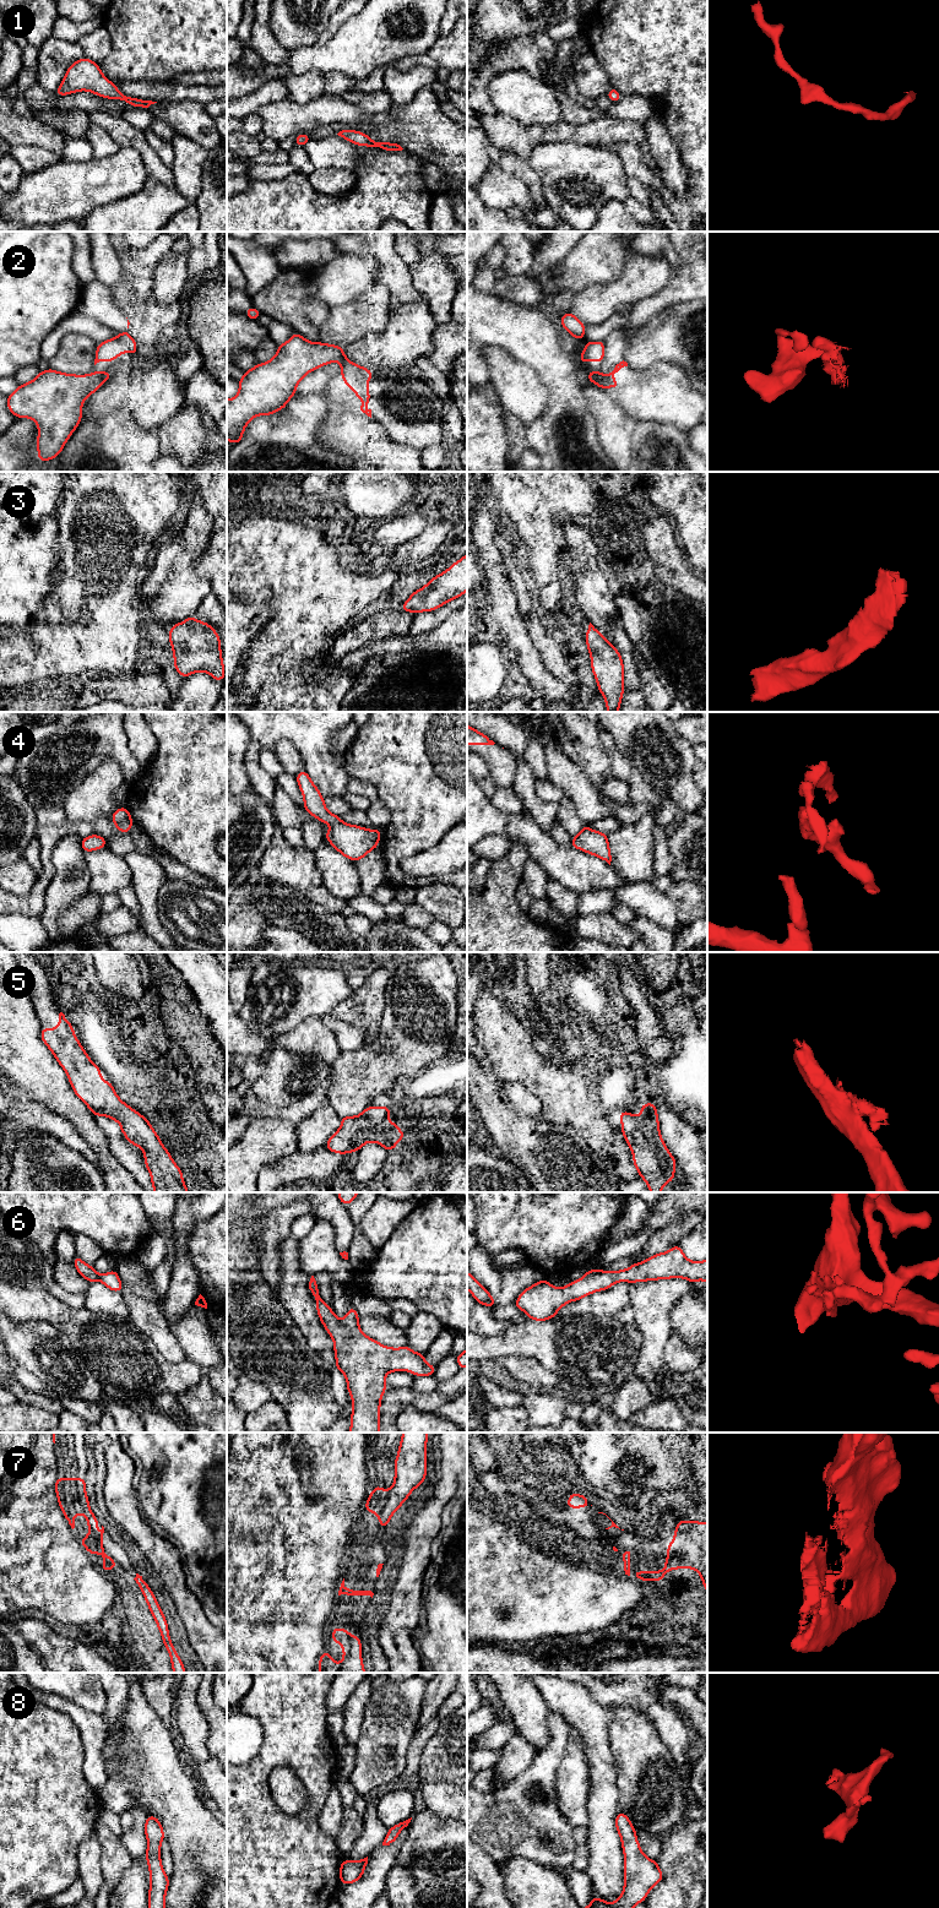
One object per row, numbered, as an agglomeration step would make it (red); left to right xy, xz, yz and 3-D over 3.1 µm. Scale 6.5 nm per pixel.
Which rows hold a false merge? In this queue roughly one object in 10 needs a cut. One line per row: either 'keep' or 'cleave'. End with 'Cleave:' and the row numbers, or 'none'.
1: keep
2: cleave
3: keep
4: keep
5: keep
6: keep
7: keep
8: keep
Cleave: 2

